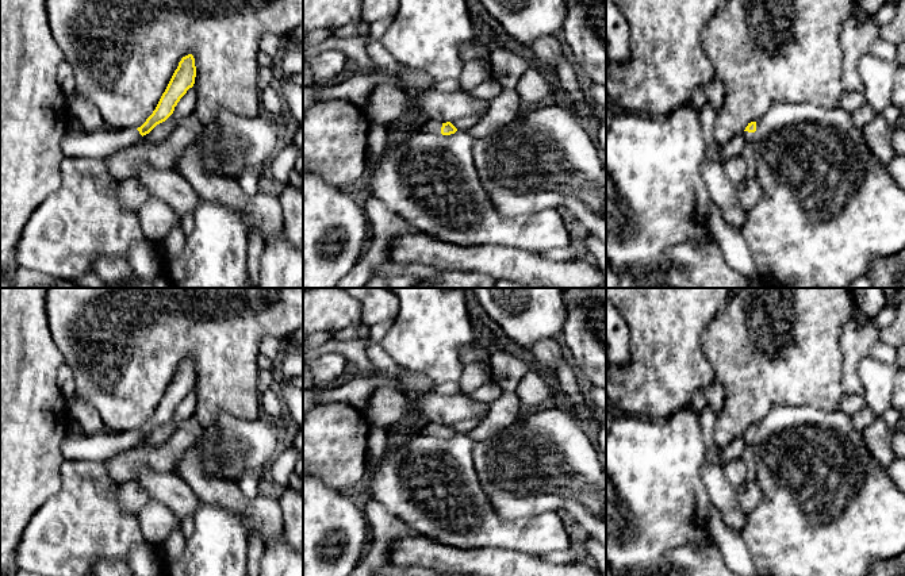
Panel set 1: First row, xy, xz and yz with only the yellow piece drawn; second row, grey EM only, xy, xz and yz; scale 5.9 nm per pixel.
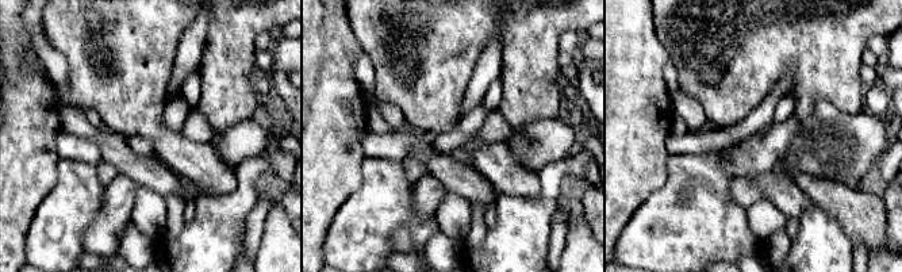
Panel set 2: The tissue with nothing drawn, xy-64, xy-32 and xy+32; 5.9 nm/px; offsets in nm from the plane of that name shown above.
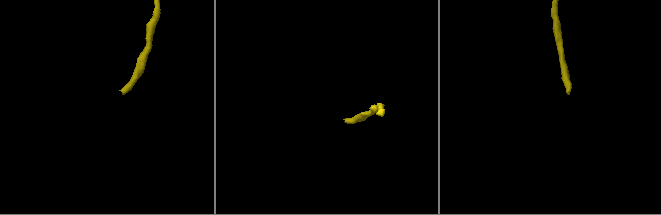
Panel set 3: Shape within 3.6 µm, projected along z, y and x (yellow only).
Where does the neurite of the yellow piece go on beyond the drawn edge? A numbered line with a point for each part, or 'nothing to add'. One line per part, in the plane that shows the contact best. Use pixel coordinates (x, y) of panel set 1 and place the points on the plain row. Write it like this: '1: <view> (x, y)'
1: xz (405, 429)

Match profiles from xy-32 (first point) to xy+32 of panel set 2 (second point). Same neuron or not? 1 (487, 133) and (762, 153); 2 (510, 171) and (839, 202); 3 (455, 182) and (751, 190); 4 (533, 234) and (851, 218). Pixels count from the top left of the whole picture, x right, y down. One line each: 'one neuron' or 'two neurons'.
1: one neuron
2: one neuron
3: two neurons
4: two neurons

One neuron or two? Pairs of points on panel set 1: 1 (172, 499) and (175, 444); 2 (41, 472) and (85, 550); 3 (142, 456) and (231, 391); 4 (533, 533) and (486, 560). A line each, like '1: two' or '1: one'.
1: two
2: two
3: two
4: two

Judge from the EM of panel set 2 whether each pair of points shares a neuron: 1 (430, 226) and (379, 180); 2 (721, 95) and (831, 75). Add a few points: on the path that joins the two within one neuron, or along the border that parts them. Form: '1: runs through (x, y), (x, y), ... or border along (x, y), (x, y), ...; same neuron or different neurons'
1: runs through (415, 223), (387, 195); same neuron
2: runs through (748, 68), (751, 65), (803, 65); same neuron

